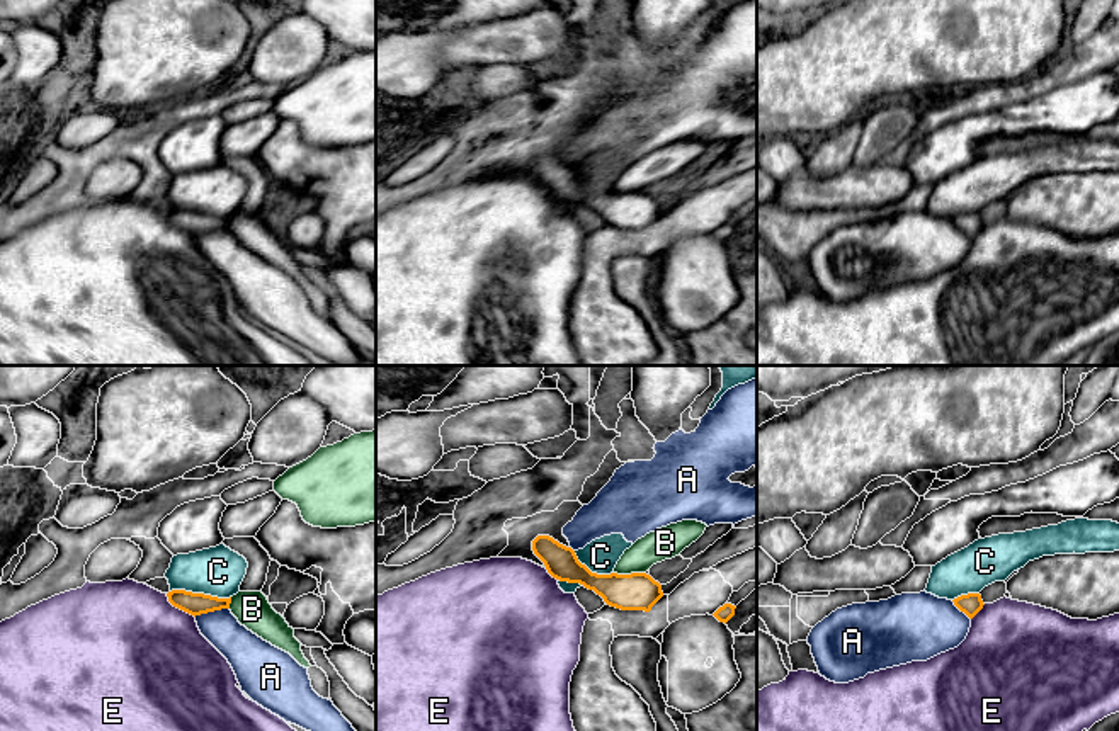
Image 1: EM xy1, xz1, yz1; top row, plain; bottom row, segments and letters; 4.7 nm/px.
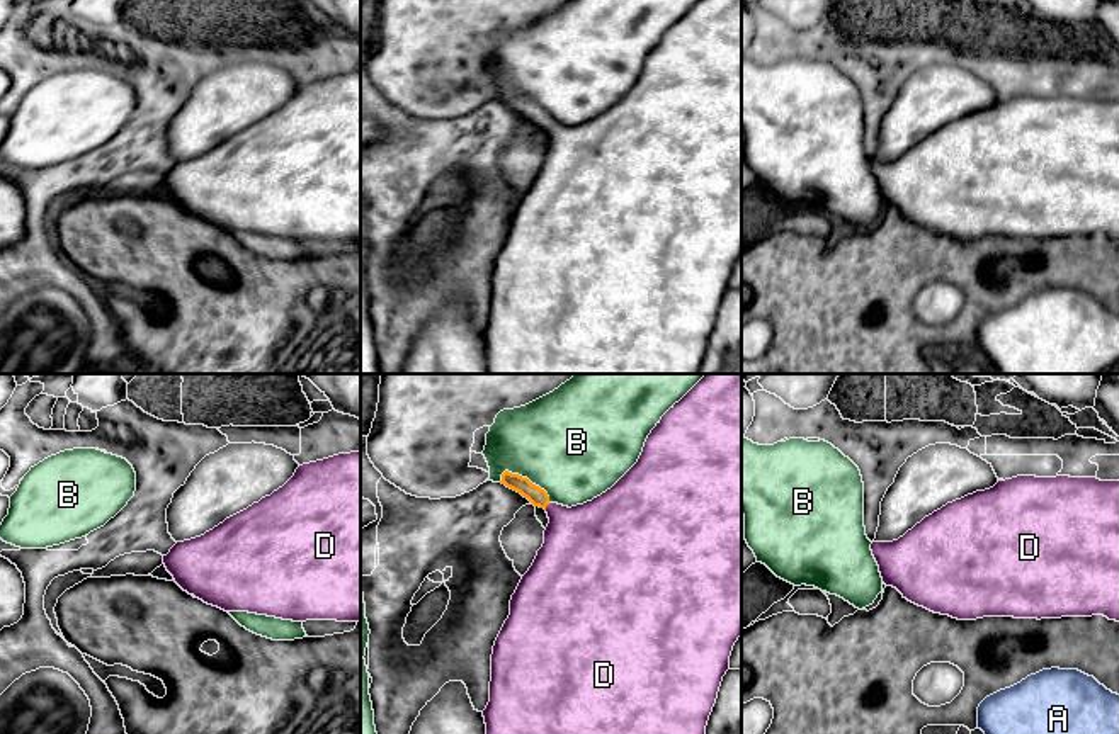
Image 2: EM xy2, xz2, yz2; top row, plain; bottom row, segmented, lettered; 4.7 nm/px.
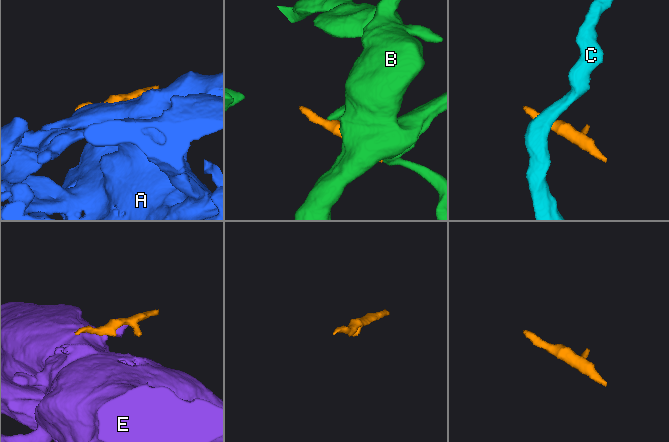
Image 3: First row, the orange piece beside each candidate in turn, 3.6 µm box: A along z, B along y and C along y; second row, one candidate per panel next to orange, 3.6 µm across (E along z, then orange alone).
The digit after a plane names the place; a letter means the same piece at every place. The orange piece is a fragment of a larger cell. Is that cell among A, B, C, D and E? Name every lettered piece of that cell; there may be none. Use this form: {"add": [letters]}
{"add": ["D"]}

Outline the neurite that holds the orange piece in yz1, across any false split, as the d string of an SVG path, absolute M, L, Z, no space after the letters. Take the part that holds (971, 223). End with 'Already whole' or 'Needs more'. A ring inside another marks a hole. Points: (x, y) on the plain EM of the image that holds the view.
M980 212L961 214L954 218L952 221L969 238L973 238L985 224Z. Already whole

